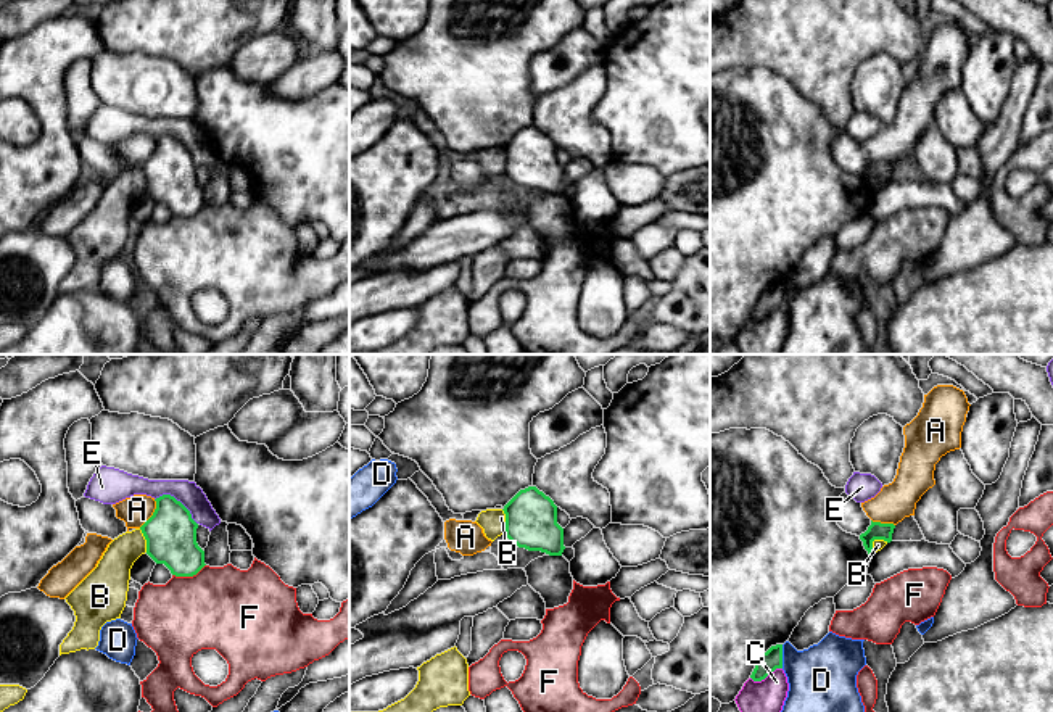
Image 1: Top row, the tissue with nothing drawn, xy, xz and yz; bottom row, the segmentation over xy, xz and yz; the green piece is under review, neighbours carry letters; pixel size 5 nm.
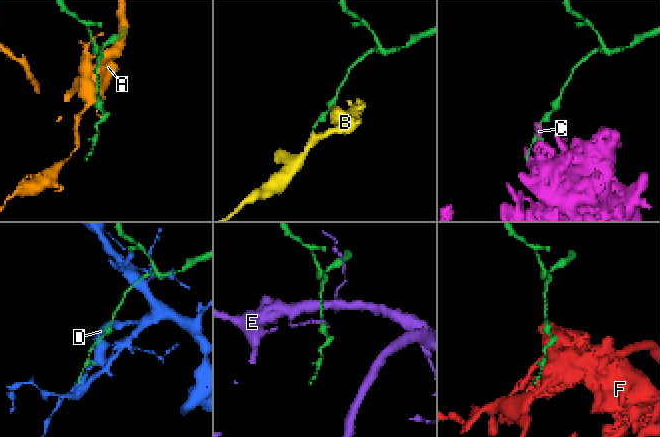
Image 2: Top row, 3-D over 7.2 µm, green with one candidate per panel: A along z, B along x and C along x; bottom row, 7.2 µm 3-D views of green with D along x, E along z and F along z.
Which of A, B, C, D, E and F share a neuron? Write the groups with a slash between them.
A / B / C / D / E / F

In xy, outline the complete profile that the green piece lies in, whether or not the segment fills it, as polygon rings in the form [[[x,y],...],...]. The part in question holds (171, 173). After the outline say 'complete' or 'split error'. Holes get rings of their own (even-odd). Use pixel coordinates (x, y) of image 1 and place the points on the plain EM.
[[[163,134],[155,140],[153,155],[140,166],[147,193],[176,216],[196,214],[206,205],[204,190],[196,182],[198,163],[174,135]]] | complete

